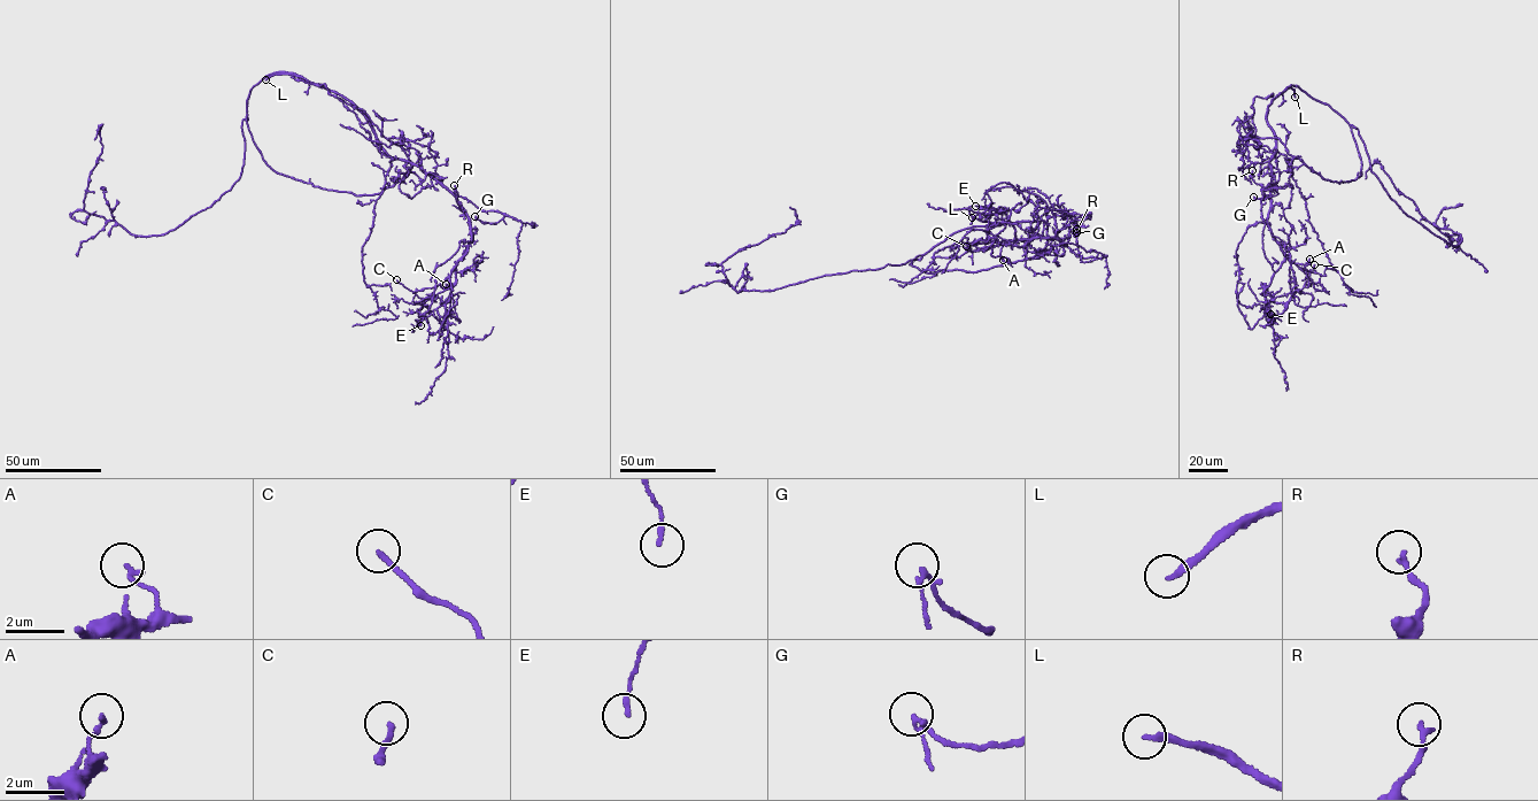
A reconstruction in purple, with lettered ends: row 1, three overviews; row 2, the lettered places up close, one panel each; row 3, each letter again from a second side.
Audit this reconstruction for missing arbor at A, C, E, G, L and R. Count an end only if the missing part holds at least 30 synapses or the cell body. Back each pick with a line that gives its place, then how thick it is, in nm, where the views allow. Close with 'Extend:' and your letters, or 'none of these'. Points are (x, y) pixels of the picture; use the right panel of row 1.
L: at (1295, 97); 220 nm thick
Extend: L

